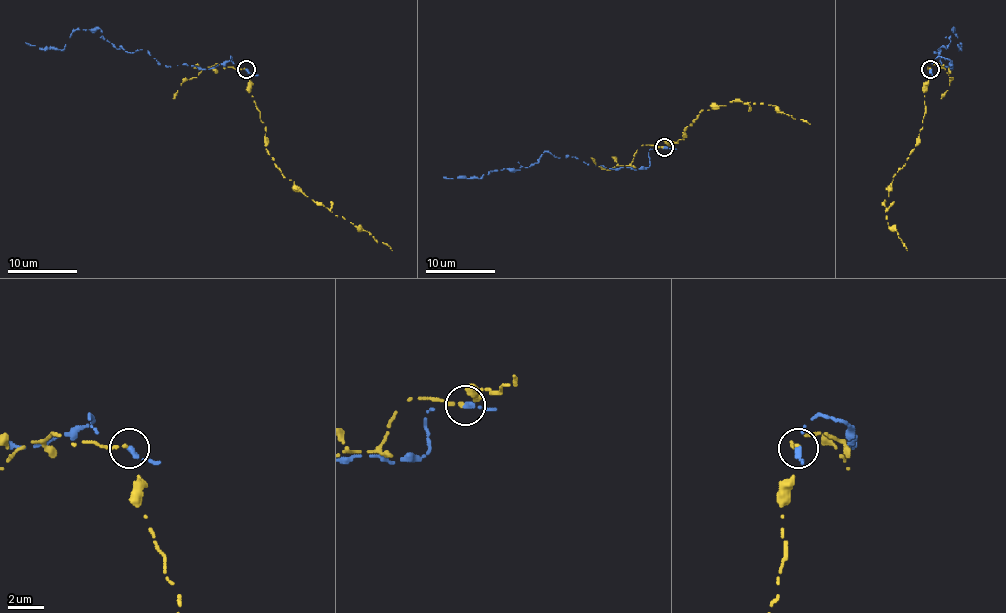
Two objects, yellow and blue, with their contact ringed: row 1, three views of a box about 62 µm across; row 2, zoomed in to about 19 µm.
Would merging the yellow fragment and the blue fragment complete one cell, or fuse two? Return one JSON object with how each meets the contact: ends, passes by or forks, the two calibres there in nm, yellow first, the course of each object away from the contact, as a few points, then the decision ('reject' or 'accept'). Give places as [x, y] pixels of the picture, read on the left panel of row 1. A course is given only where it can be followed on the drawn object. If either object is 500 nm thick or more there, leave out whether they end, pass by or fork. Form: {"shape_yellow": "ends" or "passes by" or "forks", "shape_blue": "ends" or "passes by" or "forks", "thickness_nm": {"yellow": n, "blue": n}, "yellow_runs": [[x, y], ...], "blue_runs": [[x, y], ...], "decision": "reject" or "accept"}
{"shape_yellow": "ends", "shape_blue": "ends", "thickness_nm": {"yellow": 200, "blue": 320}, "yellow_runs": [[245, 68], [249, 92], [259, 112], [265, 143], [275, 165], [315, 202], [358, 226], [391, 251]], "blue_runs": [[245, 70], [232, 56], [212, 68], [160, 65], [100, 28], [75, 30], [61, 49], [25, 42]], "decision": "reject"}

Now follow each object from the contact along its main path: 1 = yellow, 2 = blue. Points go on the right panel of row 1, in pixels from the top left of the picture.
1: (931, 68), (918, 143), (892, 178), (884, 202), (889, 226), (906, 251)
2: (931, 70), (939, 56), (951, 68), (934, 53), (953, 28), (960, 42)

